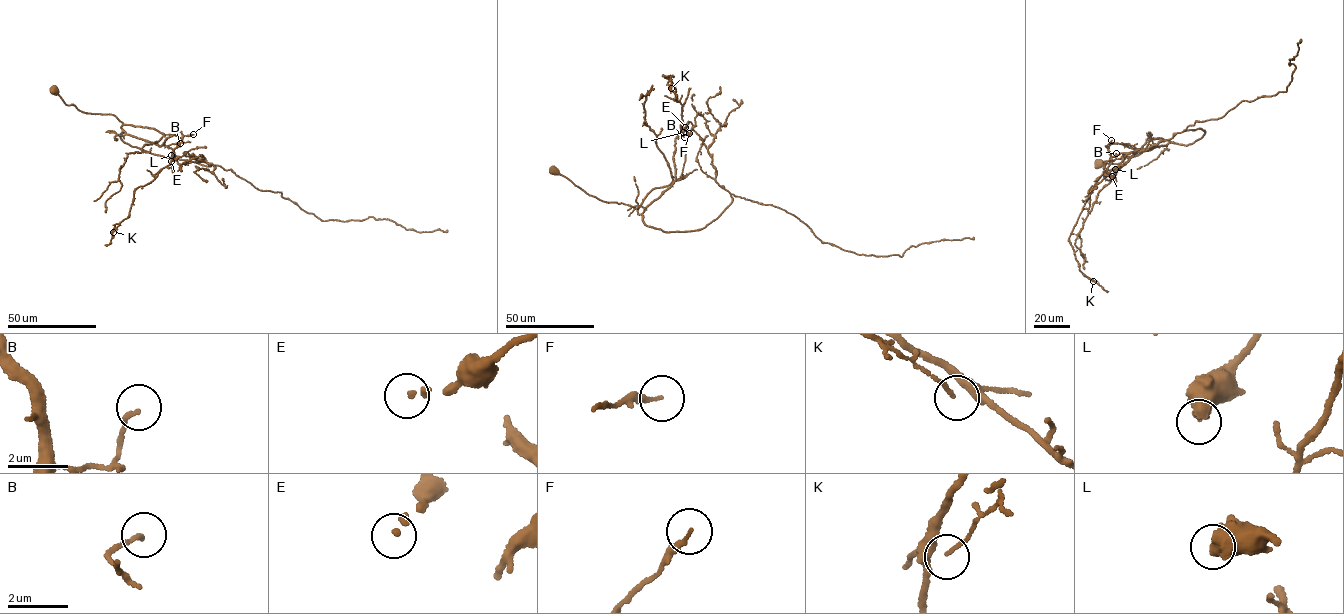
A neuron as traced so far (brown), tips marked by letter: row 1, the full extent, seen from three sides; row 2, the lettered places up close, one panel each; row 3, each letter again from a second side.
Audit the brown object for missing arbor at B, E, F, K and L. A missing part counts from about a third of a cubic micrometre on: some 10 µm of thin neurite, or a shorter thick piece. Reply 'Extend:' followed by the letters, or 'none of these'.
Extend: E, L

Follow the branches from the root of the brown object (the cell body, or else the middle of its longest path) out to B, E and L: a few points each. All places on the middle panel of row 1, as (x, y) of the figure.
B: (553, 169), (601, 201), (627, 204), (641, 214), (674, 180), (675, 139), (682, 130), (684, 137)
E: (553, 169), (588, 194), (641, 214), (681, 178), (697, 114), (714, 136), (708, 153), (690, 121), (685, 127)
L: (553, 169), (588, 194), (641, 214), (681, 178), (697, 114), (714, 136), (708, 153), (690, 122), (683, 132)

